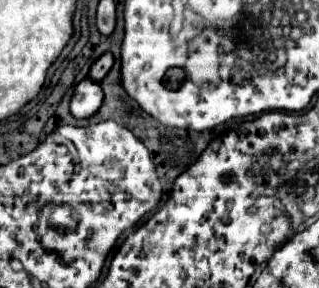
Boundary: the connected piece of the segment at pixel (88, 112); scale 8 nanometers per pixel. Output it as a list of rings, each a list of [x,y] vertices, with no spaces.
[[[83,79],[75,85],[75,91],[73,91],[73,97],[71,97],[71,103],[69,103],[71,115],[77,117],[77,119],[91,117],[101,107],[101,101],[103,101],[101,85],[97,81]]]

